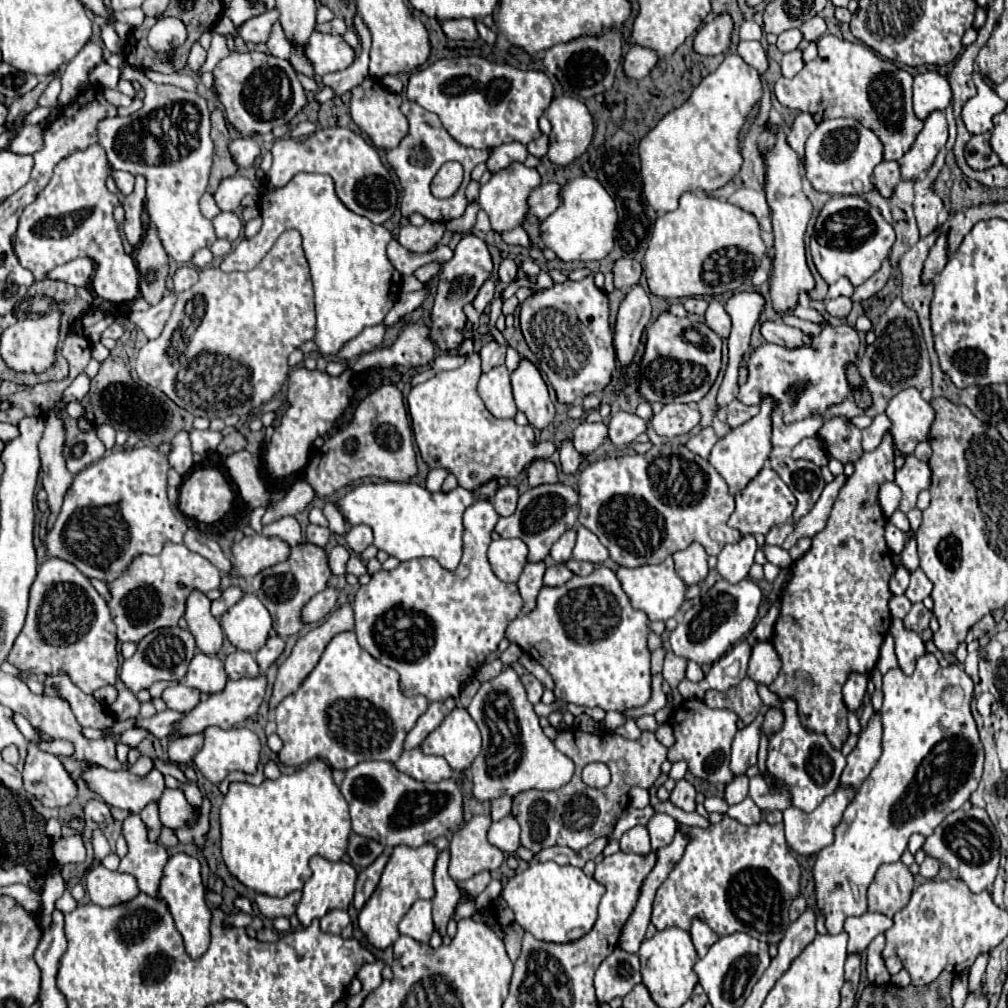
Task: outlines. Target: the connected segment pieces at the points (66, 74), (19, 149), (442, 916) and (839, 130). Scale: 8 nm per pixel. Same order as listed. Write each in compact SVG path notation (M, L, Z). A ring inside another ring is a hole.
M87 42L83 46L83 50L71 60L67 62L63 74L61 74L61 84L63 84L63 90L59 94L59 106L67 106L77 94L79 94L79 86L89 82L89 72L103 62L103 52L101 52L101 46L93 44L93 42Z
M39 124L23 126L11 142L11 152L35 154L41 146L43 146L43 128L39 128Z
M443 850L439 852L437 864L435 864L435 892L437 894L431 900L433 902L433 922L441 936L447 934L447 922L451 920L455 906L459 904L459 898L461 898L461 892L455 880L449 876L447 866L449 866L449 852Z
M857 118L823 120L805 144L805 158L805 174L815 190L831 196L865 194L873 188L873 168L883 160L883 142Z

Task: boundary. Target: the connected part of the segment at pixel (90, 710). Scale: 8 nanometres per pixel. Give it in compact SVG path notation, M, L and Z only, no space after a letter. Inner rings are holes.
M47 676L45 694L63 696L71 704L71 710L81 726L105 728L105 726L113 724L113 714L105 706L99 706L99 702L93 696L87 696L75 684L71 684L71 680L67 680L67 676ZM53 684L57 688L51 688Z

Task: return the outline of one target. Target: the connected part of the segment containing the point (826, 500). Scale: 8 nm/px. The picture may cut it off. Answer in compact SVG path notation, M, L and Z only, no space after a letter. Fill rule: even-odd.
M841 474L841 476L837 476L831 484L827 484L825 486L825 490L821 492L821 496L819 496L819 500L815 502L815 506L813 506L813 510L807 514L807 516L803 516L797 524L795 524L795 532L783 542L783 548L785 550L789 550L799 538L813 538L815 534L819 534L819 532L823 532L823 528L827 526L827 518L829 518L829 514L831 514L831 508L833 508L833 502L835 502L835 496L839 494L839 488L845 484L845 474Z

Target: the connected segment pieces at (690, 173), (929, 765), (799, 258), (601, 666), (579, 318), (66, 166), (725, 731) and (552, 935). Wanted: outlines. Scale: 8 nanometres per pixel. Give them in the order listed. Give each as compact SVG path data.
M729 54L715 72L693 88L691 96L679 108L657 122L639 144L643 192L651 208L657 212L675 210L681 194L693 188L713 192L735 178L743 164L739 134L761 94L759 72L741 56Z
M925 654L919 658L917 662L917 668L911 676L905 676L903 672L899 672L899 668L893 668L889 670L885 676L883 676L883 754L879 758L879 762L875 764L875 768L871 770L869 778L861 784L861 788L857 790L857 796L855 800L847 806L847 810L843 812L841 816L841 822L835 826L835 840L833 844L825 846L817 860L815 860L815 866L813 866L813 884L815 884L815 898L817 898L817 908L819 912L825 916L825 928L829 934L839 934L843 932L843 922L845 918L849 916L861 916L863 912L867 912L867 888L869 884L873 882L873 876L877 872L877 868L885 862L897 862L901 858L901 854L907 850L907 842L909 842L909 836L919 832L923 836L929 836L943 820L947 814L959 810L967 800L969 796L975 792L975 788L979 786L979 780L981 780L981 774L983 774L983 746L979 742L979 734L977 734L977 726L975 726L975 720L971 716L971 700L973 700L973 680L965 674L965 670L961 670L959 664L951 664L947 668L941 668L937 664L937 658L933 654Z
M775 128L777 142L771 152L767 152L767 180L765 180L765 194L767 204L771 208L771 222L773 222L773 274L771 274L771 298L773 308L777 312L793 308L799 300L799 292L807 292L813 288L813 276L805 262L805 228L813 214L811 202L803 194L803 180L799 172L799 158L785 142L785 128Z
M597 566L589 576L573 576L557 588L543 586L535 610L515 618L505 632L509 642L521 646L553 676L557 700L587 708L599 706L605 712L625 712L649 702L647 636L647 614L631 606L619 578L607 566Z
M593 274L579 282L567 280L545 292L529 296L521 304L521 330L527 346L547 374L557 400L573 404L593 392L601 392L613 378L615 348L609 324L609 296L595 286Z
M99 144L63 158L55 166L51 182L39 192L37 200L23 210L13 238L13 250L21 266L33 272L35 280L43 280L45 274L59 264L79 256L89 256L97 264L97 296L121 304L133 302L135 296L139 296L139 270L135 268L133 258L123 250L113 220L113 208L119 200L107 190L107 176L109 164Z
M685 700L673 712L673 732L675 744L669 748L669 760L685 760L689 764L689 772L697 778L707 778L709 782L729 782L733 778L729 770L729 752L731 742L737 732L737 714L731 710L713 710L707 708L701 700Z
M557 862L531 864L527 870L511 876L501 892L515 914L515 922L525 932L531 932L537 940L557 944L575 942L593 928L603 894L605 888L595 878L585 876L581 868L559 866Z

